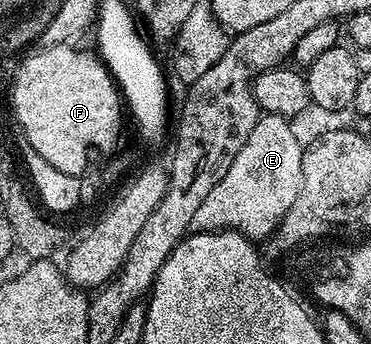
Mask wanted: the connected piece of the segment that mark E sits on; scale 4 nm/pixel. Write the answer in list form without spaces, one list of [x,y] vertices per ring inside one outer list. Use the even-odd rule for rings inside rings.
[[[260,114],[253,133],[249,133],[249,141],[233,157],[229,173],[201,201],[191,231],[239,231],[252,241],[263,241],[274,235],[303,188],[303,149],[284,116]]]

